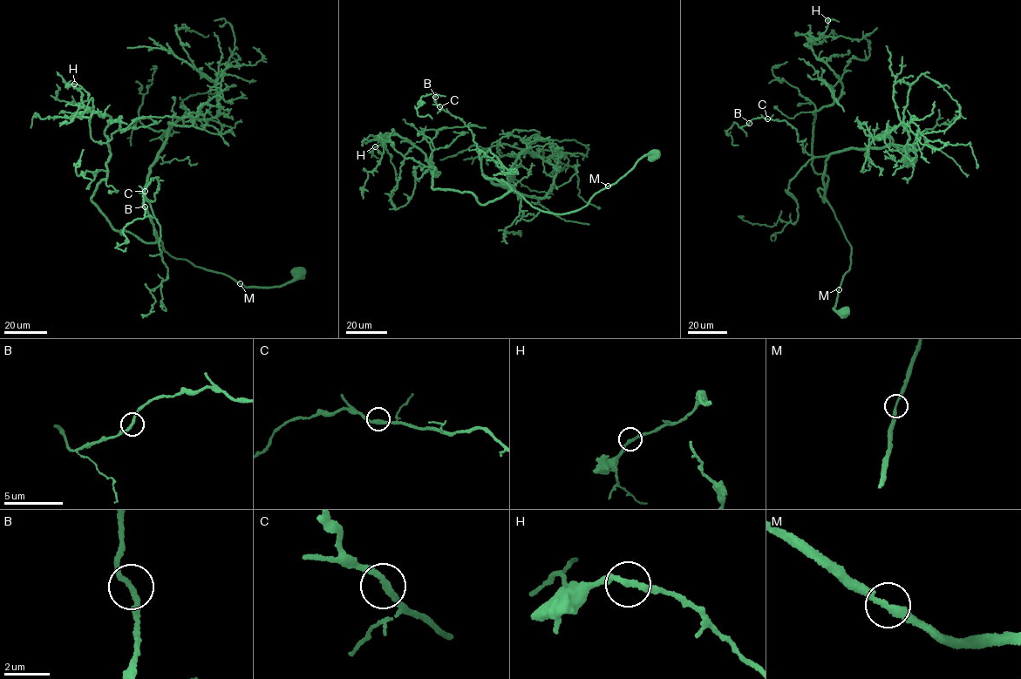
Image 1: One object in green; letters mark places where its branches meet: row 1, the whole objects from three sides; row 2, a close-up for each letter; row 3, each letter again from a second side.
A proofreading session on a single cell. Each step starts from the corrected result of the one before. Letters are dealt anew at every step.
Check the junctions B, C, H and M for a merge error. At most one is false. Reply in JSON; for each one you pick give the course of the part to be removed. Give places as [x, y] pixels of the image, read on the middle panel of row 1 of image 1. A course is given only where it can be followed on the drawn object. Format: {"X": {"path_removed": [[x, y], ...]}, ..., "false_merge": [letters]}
{"false_merge": []}

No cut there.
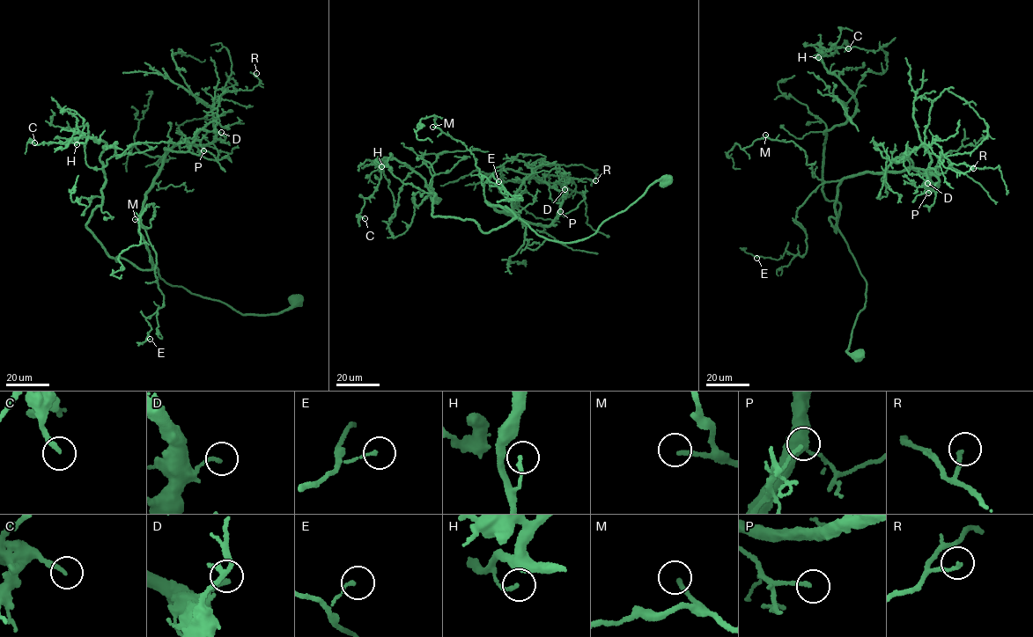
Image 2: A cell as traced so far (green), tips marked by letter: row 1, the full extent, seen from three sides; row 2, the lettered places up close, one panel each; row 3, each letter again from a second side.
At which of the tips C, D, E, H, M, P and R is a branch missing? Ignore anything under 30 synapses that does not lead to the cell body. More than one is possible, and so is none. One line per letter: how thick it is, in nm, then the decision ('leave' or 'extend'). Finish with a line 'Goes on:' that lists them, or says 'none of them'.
C: calibre 220 nm; leave
D: calibre 170 nm; leave
E: calibre 140 nm; leave
H: calibre 160 nm; leave
M: calibre 200 nm; extend
P: calibre 170 nm; leave
R: calibre 170 nm; leave
Goes on: M

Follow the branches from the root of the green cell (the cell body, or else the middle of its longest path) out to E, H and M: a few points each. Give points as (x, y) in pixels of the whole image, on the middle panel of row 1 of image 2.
E: (667, 179), (589, 237), (564, 243), (488, 204), (483, 183), (492, 174), (522, 200), (503, 200), (498, 181)
H: (667, 179), (563, 243), (505, 207), (515, 218), (485, 232), (433, 215), (424, 178), (381, 166)
M: (667, 179), (649, 185), (589, 237), (555, 242), (504, 208), (488, 204), (473, 154), (432, 127)

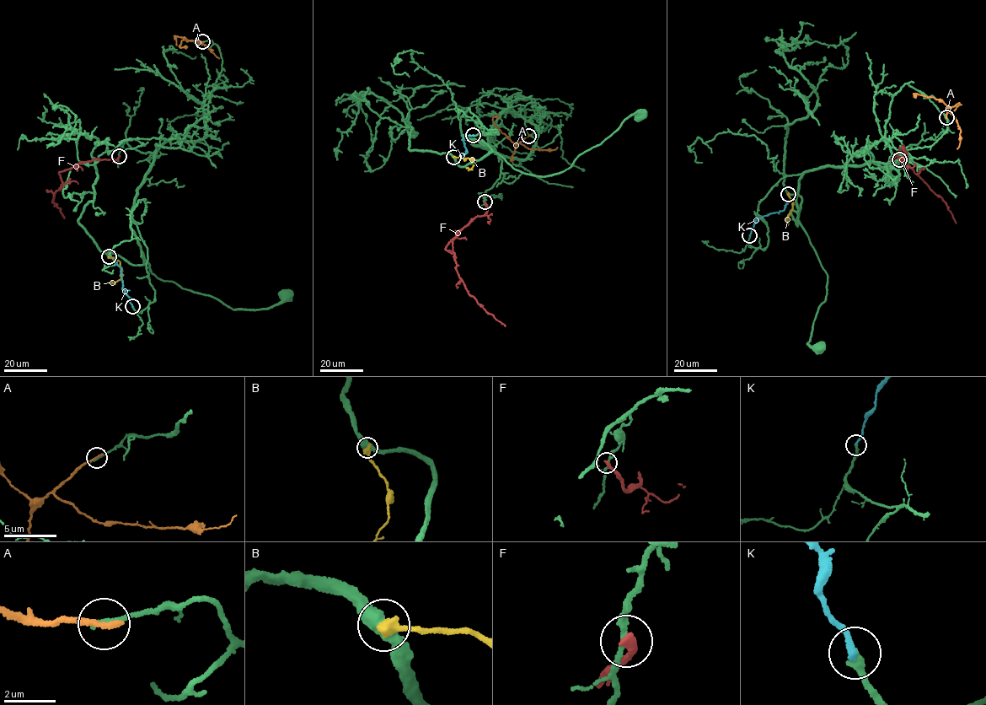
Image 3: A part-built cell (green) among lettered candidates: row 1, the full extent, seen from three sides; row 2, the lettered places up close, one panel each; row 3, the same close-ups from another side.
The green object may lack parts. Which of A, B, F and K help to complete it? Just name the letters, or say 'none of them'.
K

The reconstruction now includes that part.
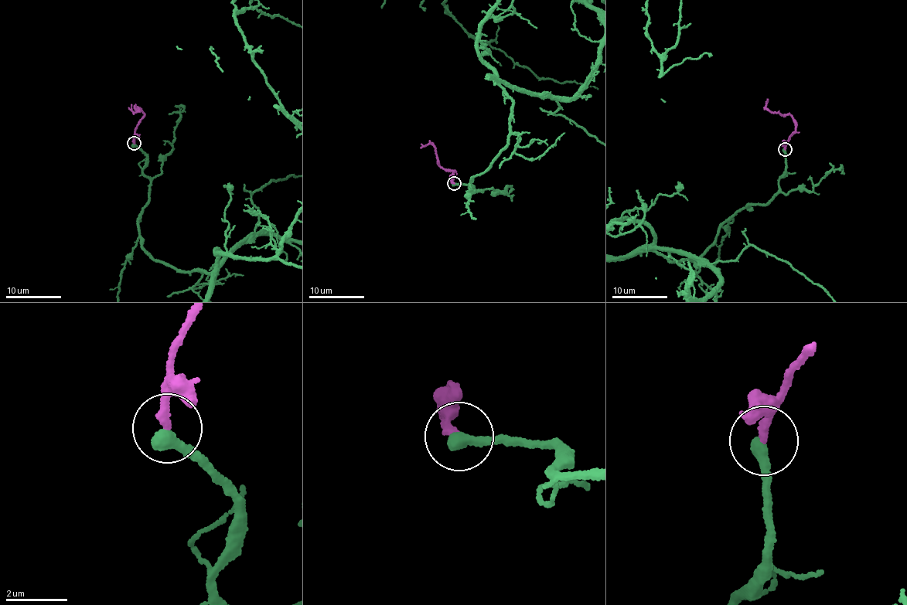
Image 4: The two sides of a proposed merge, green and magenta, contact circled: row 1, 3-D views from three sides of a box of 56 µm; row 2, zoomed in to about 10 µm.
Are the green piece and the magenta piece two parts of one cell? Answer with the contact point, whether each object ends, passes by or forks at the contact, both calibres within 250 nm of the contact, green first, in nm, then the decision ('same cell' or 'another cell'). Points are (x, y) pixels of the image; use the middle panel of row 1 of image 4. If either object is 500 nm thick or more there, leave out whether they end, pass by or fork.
(454, 183) | green ends | magenta ends | 440/280 nm | same cell

